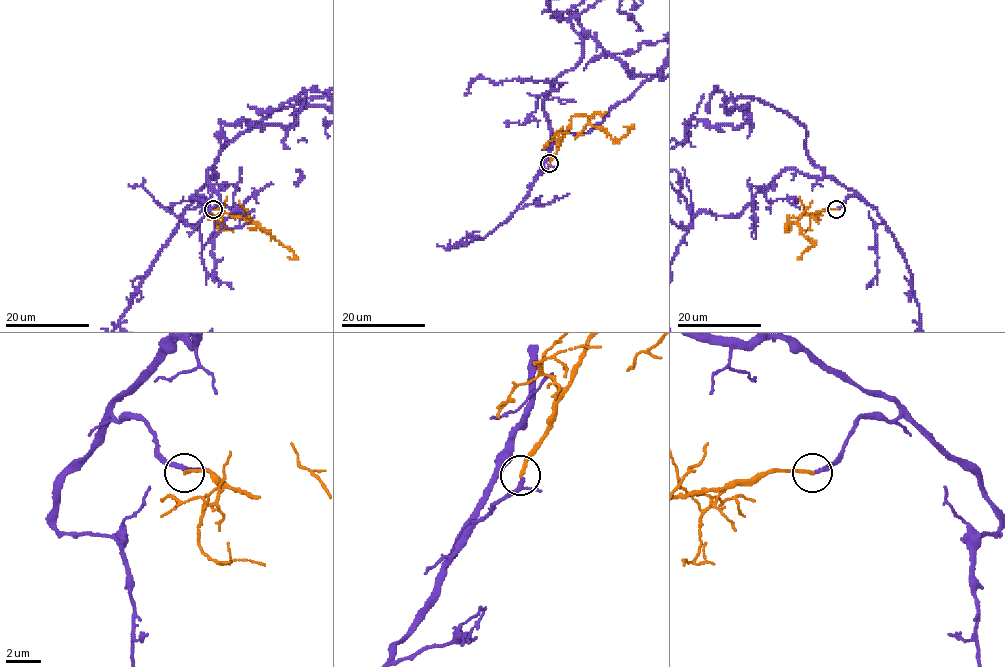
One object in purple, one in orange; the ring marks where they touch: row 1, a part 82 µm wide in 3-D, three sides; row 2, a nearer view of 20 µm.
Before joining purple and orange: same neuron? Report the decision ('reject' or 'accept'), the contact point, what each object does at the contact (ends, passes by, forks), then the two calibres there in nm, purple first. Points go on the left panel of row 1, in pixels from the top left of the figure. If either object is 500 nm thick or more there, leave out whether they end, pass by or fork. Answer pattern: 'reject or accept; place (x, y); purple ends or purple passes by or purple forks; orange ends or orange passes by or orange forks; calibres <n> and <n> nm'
accept; place (213, 209); purple passes by; orange ends; calibres 190 and 200 nm

